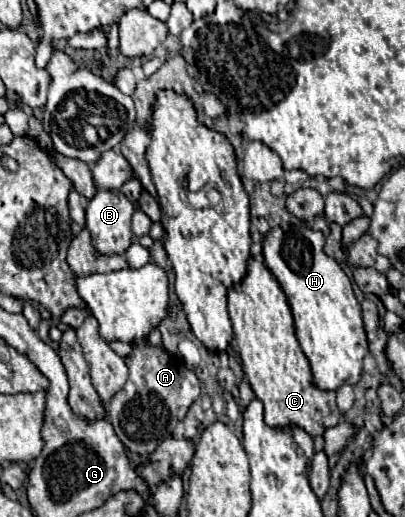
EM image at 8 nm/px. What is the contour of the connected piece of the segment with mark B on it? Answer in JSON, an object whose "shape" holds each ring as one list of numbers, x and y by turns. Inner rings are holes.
{"shape":[[108,189,96,191,96,195,90,199,90,205,86,209,86,227,92,233,92,243,100,253,114,255,114,253,124,253,130,247,134,237,130,229,132,213,134,213,134,205,126,199,124,193,108,191]]}

